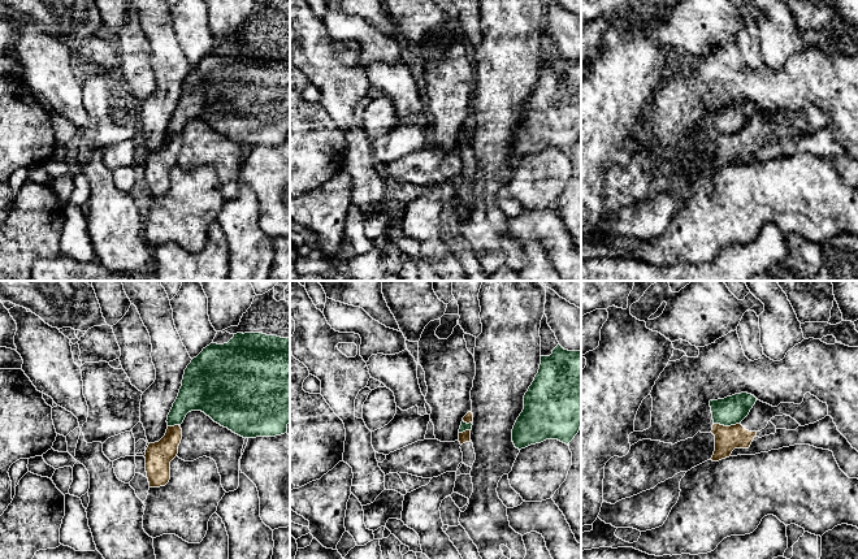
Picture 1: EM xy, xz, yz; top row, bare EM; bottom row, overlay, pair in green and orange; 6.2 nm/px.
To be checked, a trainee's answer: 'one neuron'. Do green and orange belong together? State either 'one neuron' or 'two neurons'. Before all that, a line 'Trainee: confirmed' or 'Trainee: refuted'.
Trainee: refuted
two neurons

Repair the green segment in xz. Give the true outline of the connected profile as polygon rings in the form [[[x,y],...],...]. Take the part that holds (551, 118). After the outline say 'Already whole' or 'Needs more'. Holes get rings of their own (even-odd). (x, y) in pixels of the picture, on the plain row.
[[[558,53],[550,65],[541,65],[534,90],[524,104],[524,118],[512,138],[512,151],[521,159],[546,148],[566,153],[581,136],[581,58],[568,60]]]. Already whole

